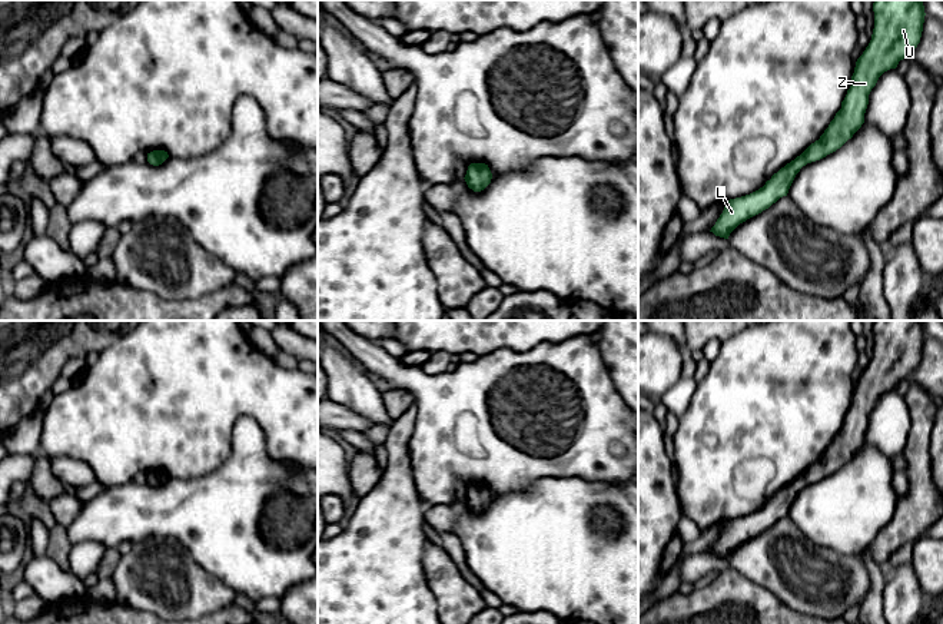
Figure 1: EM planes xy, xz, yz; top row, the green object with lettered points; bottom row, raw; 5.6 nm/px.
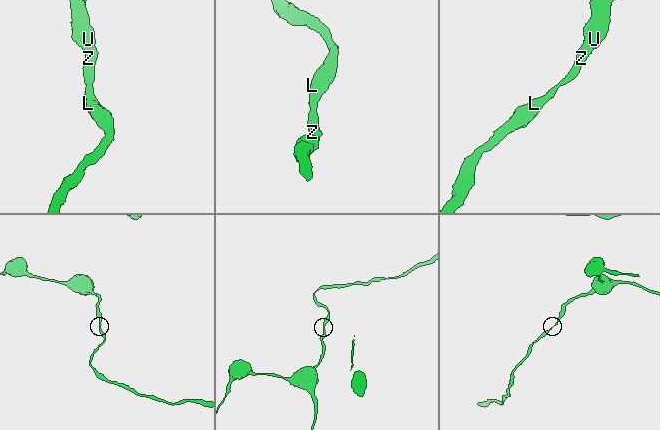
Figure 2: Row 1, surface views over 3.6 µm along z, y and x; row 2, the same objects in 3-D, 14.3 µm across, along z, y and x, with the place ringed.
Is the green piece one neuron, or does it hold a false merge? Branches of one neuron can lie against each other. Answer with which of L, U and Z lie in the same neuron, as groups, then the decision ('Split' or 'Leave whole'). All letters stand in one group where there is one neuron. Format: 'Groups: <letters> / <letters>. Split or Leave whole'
Groups: L U Z. Leave whole

